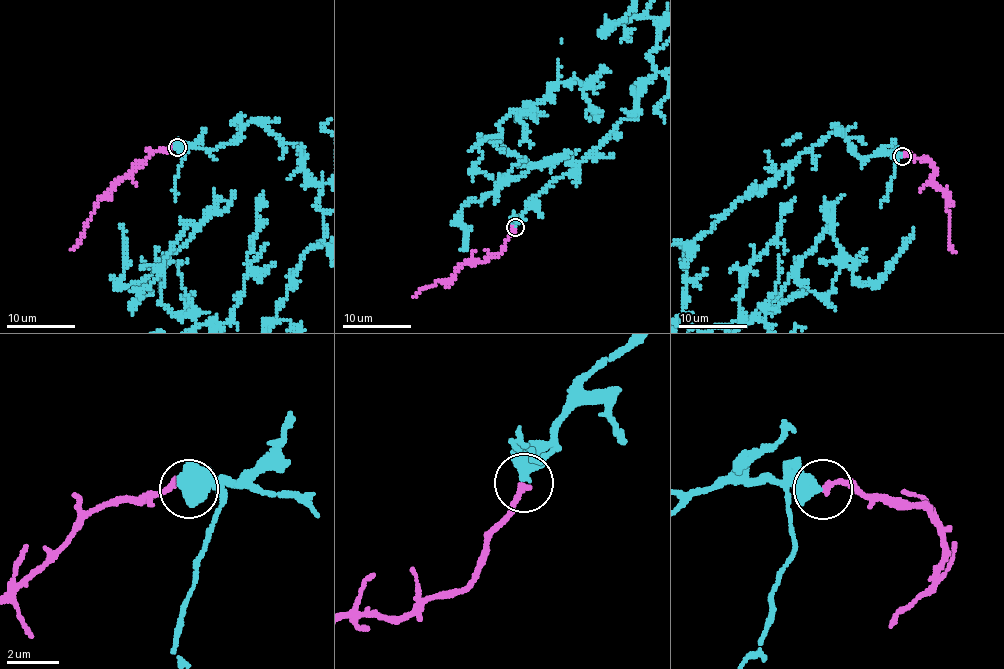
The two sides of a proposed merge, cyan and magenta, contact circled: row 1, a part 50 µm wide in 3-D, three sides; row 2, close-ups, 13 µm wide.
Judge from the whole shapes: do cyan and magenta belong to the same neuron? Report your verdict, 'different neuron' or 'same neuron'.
same neuron

